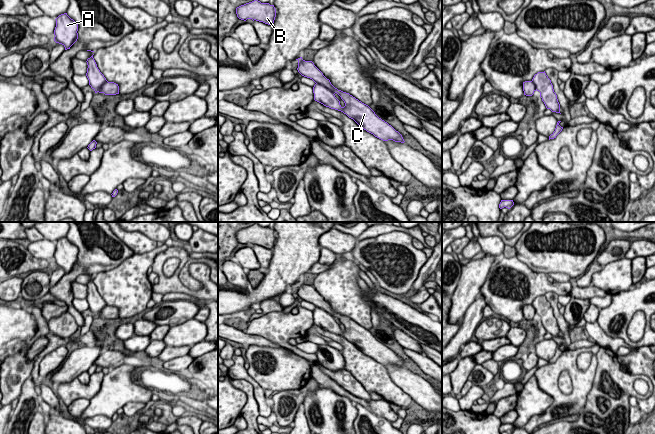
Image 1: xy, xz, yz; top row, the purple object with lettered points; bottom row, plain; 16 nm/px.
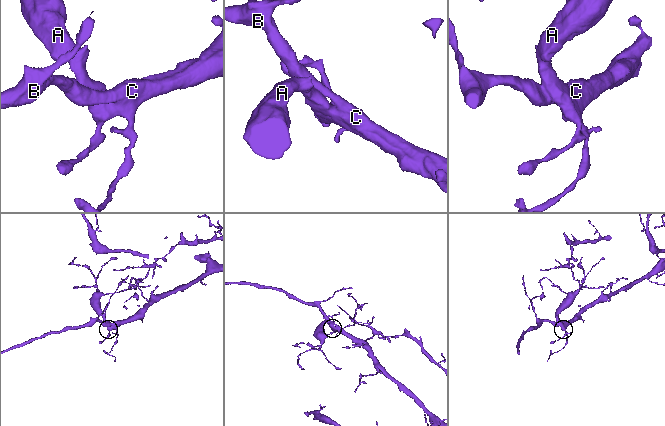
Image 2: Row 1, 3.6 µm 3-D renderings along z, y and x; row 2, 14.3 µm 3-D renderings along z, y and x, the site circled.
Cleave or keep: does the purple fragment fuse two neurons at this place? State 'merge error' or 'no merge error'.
no merge error

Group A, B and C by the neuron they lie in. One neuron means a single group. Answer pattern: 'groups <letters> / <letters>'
groups A B C

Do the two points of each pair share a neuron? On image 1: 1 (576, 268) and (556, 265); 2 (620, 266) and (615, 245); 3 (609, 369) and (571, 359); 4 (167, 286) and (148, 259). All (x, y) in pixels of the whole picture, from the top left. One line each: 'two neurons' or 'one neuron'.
1: one neuron
2: two neurons
3: two neurons
4: two neurons

